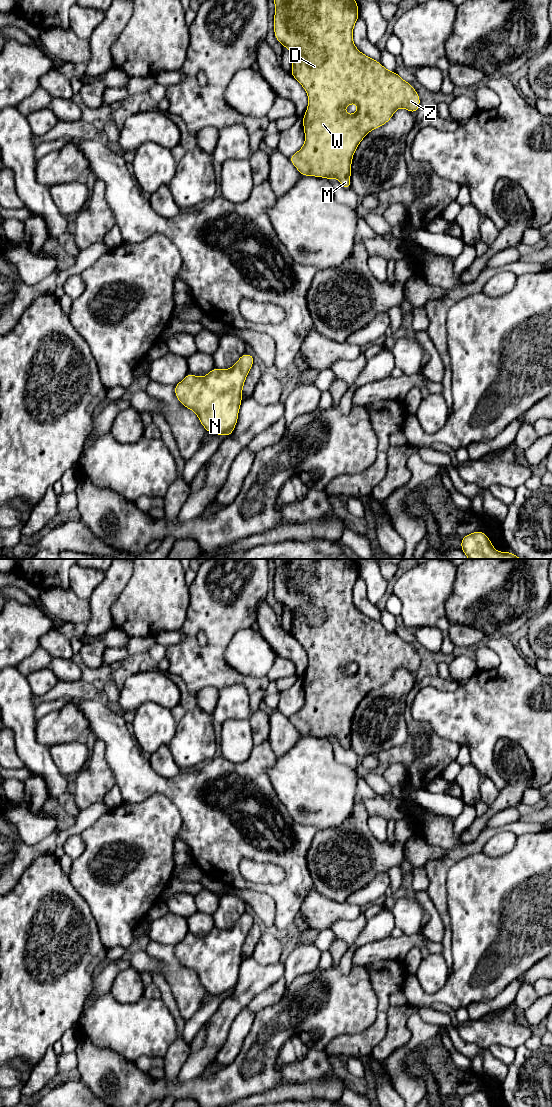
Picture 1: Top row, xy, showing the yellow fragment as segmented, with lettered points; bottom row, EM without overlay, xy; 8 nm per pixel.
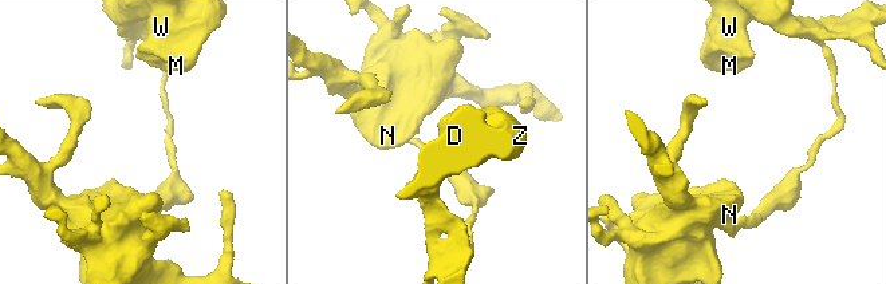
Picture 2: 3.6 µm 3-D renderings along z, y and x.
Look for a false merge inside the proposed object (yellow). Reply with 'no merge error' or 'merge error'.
merge error

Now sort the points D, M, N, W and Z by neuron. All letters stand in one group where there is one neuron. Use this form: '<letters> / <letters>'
D M W Z / N

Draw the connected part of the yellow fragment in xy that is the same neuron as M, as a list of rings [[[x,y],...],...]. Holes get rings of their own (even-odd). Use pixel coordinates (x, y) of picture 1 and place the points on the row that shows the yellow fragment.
[[[273,0],[275,3],[274,14],[274,35],[282,47],[287,47],[292,53],[292,69],[291,74],[305,89],[308,94],[308,107],[303,116],[303,130],[305,132],[305,143],[303,147],[289,157],[290,162],[296,167],[302,176],[315,176],[327,178],[330,181],[336,177],[341,186],[345,189],[351,189],[351,164],[353,155],[363,140],[363,138],[372,130],[386,124],[393,116],[394,112],[399,108],[404,108],[411,113],[416,113],[420,106],[420,97],[414,87],[404,81],[397,72],[387,70],[380,62],[364,55],[354,45],[353,28],[359,18],[358,3],[355,0]],[[356,103],[358,110],[351,115],[347,115],[344,110],[351,104]]]

